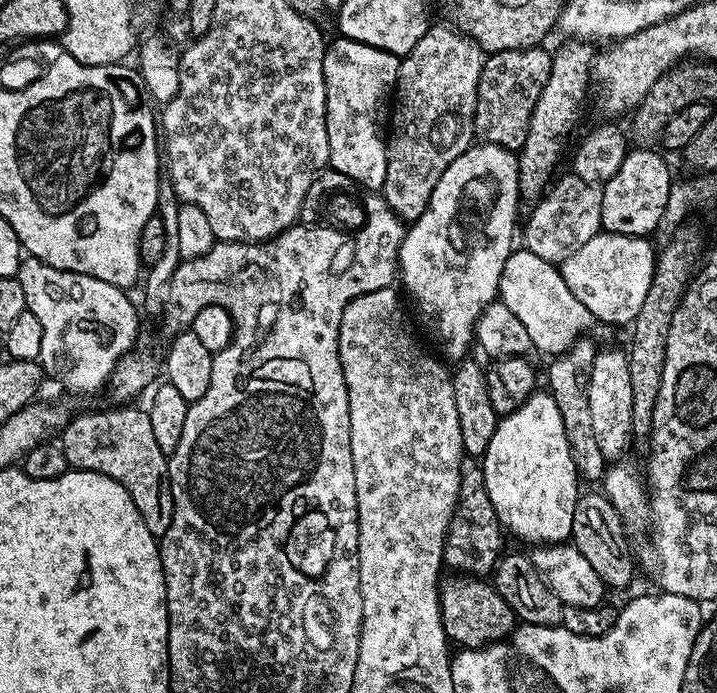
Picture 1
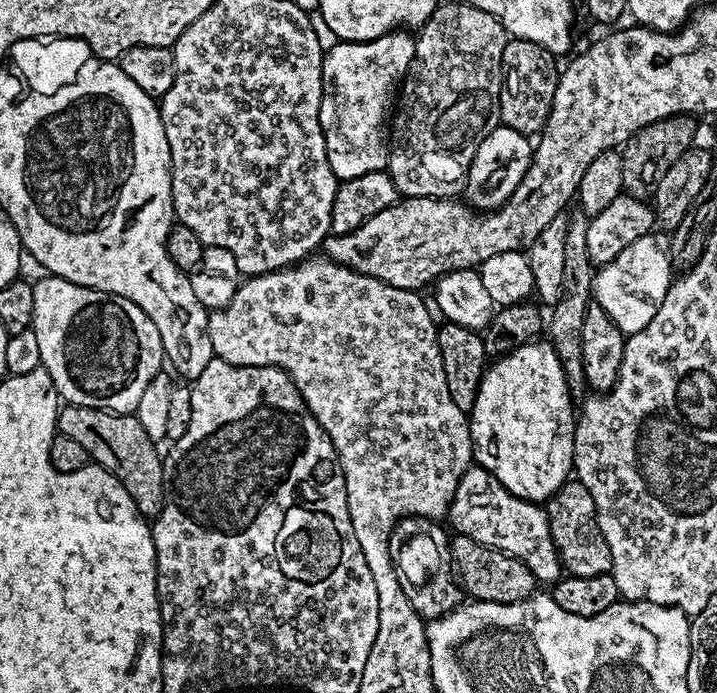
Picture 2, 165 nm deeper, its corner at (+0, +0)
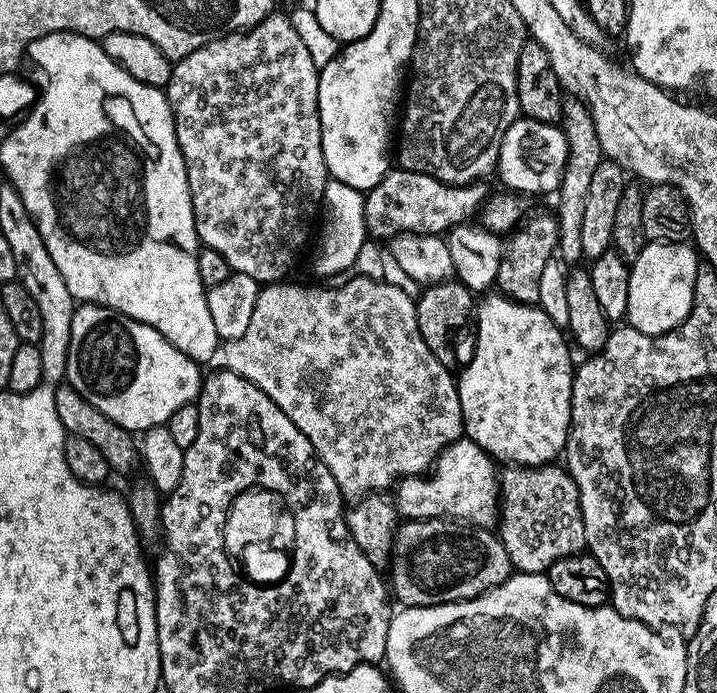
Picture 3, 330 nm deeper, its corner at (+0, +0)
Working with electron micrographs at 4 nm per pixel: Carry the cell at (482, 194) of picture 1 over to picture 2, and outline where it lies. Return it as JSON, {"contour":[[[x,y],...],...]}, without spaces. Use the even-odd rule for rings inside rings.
{"contour":[[[497,126],[492,133],[478,146],[474,162],[464,182],[463,199],[477,210],[495,210],[504,207],[505,202],[518,190],[518,182],[526,174],[532,161],[534,144],[529,137],[518,130]]]}

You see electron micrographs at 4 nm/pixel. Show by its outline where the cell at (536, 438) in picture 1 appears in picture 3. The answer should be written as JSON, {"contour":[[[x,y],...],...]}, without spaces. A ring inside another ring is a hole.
{"contour":[[[499,294],[485,295],[484,301],[479,301],[474,312],[474,328],[476,324],[476,349],[464,368],[464,373],[458,376],[458,387],[460,390],[460,405],[464,415],[464,431],[467,439],[474,441],[482,451],[497,461],[505,460],[508,466],[523,466],[526,468],[539,468],[541,464],[551,464],[557,458],[556,455],[563,453],[568,446],[568,428],[572,425],[572,378],[574,375],[574,363],[572,356],[568,353],[569,341],[565,333],[554,322],[550,322],[548,315],[535,304],[519,304],[517,300],[511,300],[508,296]]]}

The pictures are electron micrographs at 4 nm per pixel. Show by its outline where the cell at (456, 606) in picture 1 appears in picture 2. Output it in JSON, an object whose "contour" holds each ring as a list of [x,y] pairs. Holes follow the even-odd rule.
{"contour":[[[405,516],[397,522],[394,529],[397,537],[404,537],[397,544],[395,541],[391,549],[392,563],[398,582],[401,583],[401,590],[425,622],[448,615],[462,600],[462,589],[452,567],[449,533],[444,533],[436,524],[439,523],[428,518]]]}

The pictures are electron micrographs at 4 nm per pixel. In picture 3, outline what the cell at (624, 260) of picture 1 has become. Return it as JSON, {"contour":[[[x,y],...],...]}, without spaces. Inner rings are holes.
{"contour":[[[647,243],[638,254],[638,258],[631,261],[628,273],[628,315],[627,323],[636,328],[644,336],[661,336],[663,332],[674,330],[690,314],[694,302],[694,282],[698,267],[698,252],[695,247],[681,243]]]}

